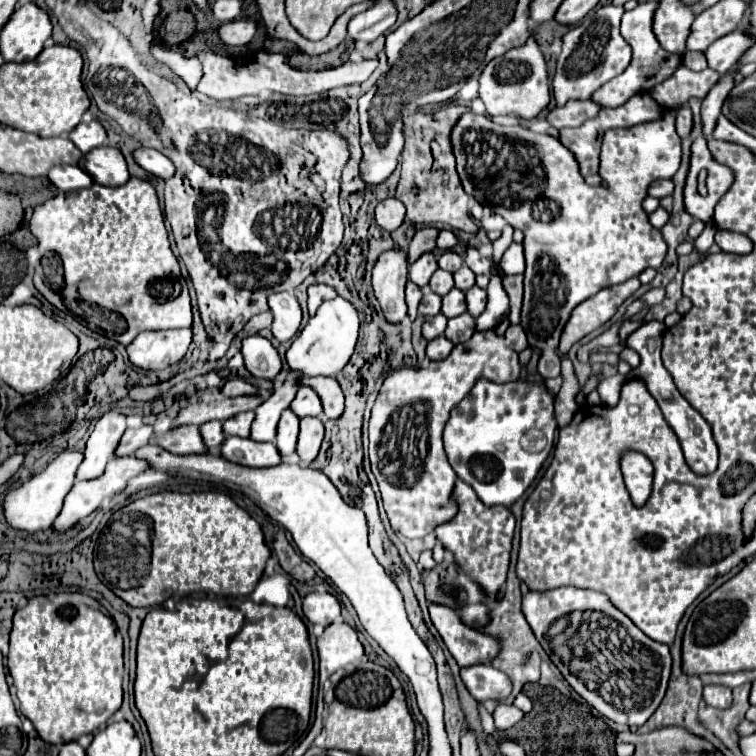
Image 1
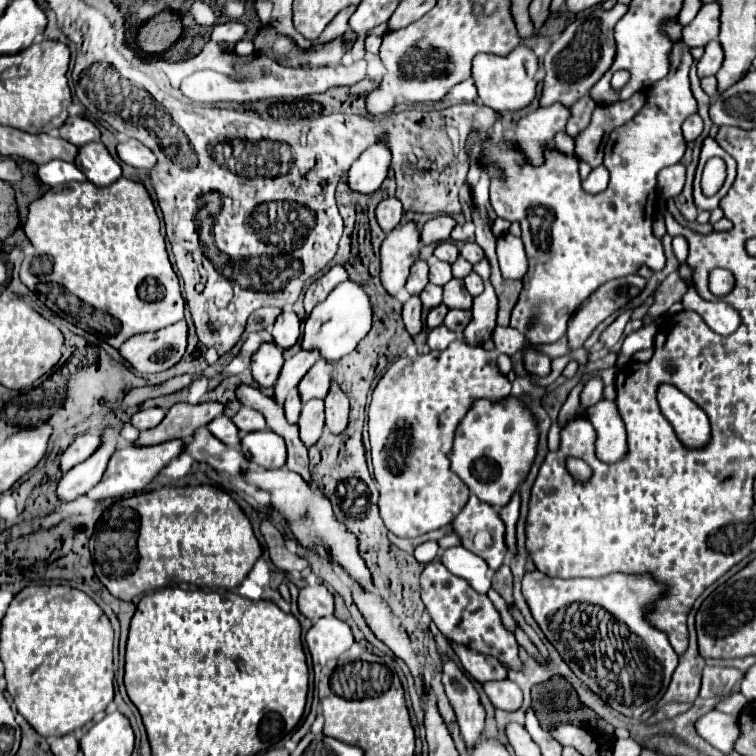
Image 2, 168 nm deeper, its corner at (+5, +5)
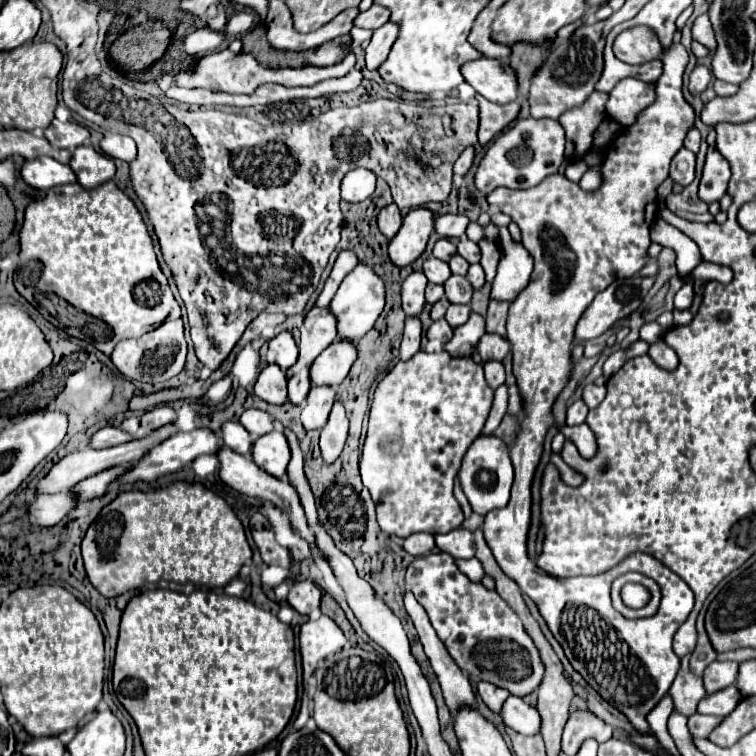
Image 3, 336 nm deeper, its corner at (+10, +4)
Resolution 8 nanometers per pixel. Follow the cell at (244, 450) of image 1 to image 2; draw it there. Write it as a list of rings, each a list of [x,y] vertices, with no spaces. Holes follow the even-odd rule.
[[[271,430],[241,434],[241,454],[265,470],[285,464],[285,442]]]

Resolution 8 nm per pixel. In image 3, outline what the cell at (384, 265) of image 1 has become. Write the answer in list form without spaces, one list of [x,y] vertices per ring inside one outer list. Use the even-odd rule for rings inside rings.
[[[424,207],[412,209],[404,217],[398,235],[388,245],[392,261],[396,261],[396,265],[400,267],[416,261],[424,253],[432,233],[434,233],[434,213]]]

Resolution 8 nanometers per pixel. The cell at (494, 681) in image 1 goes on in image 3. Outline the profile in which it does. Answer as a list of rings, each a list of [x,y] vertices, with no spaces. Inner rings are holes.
[[[508,697],[508,701],[504,703],[502,709],[502,717],[506,727],[522,733],[522,735],[538,735],[540,733],[540,713],[538,709],[526,705],[522,699],[518,697]]]

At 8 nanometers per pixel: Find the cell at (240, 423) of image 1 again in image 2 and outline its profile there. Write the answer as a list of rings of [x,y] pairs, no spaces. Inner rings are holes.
[[[241,408],[233,418],[233,424],[237,424],[237,428],[241,432],[255,432],[255,430],[265,430],[265,418],[261,416],[261,412],[253,410],[253,408]]]

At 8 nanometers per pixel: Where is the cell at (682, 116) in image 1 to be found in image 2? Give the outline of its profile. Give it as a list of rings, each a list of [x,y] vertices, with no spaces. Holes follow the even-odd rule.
[[[691,114],[691,116],[683,122],[683,136],[685,136],[687,142],[695,140],[695,138],[701,134],[701,130],[703,130],[703,120],[701,120],[699,114]]]

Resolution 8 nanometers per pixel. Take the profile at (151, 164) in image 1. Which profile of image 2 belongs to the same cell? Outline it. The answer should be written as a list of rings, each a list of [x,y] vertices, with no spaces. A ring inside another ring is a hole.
[[[127,140],[123,144],[117,146],[117,154],[119,158],[133,166],[133,168],[143,168],[143,170],[151,170],[155,164],[157,164],[157,158],[155,154],[145,146],[141,144],[139,140]]]

